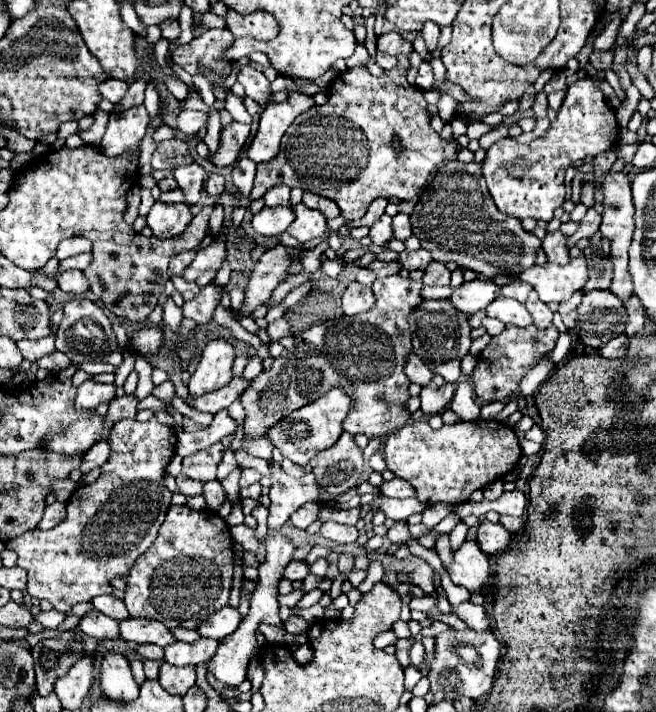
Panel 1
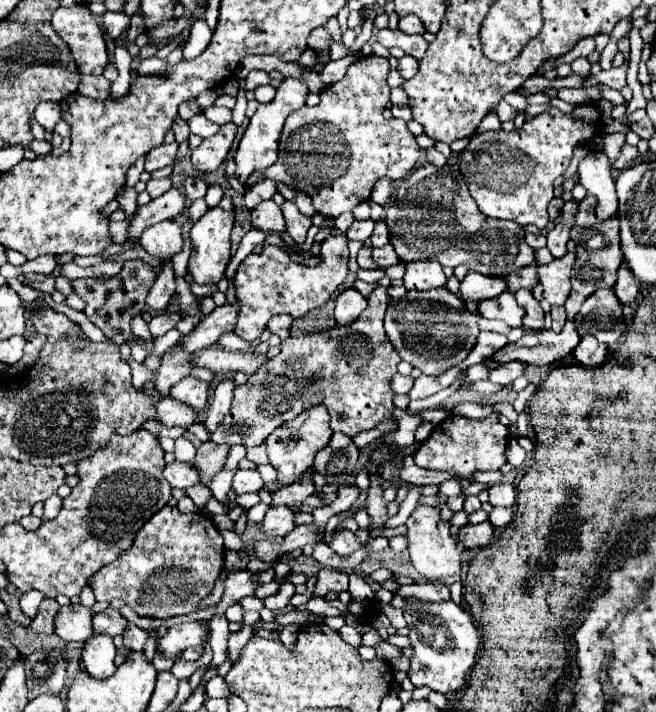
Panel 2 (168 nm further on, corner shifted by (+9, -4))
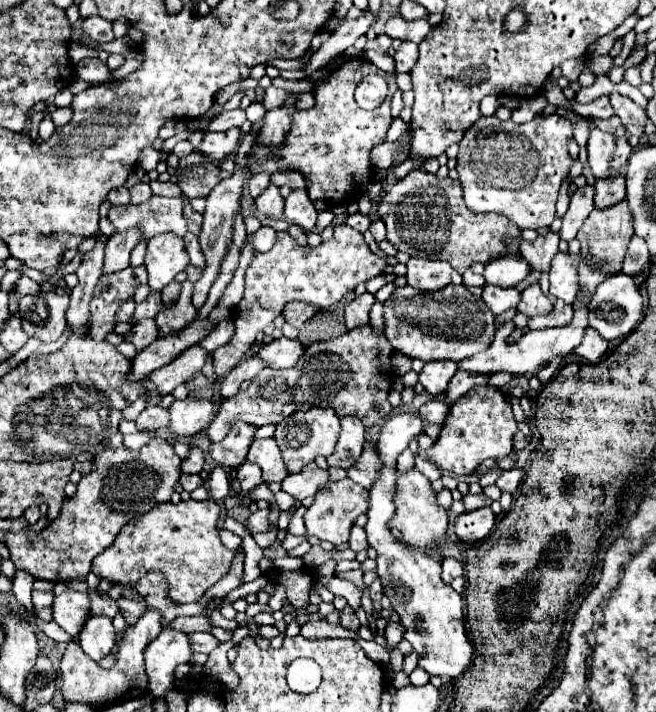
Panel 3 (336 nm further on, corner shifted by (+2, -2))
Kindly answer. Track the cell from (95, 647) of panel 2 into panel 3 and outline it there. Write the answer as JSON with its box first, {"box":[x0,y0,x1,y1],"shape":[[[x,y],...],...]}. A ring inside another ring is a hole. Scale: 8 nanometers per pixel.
{"box":[79,615,115,661],"shape":[[[89,615],[81,629],[79,645],[93,661],[109,655],[115,649],[115,629],[111,619],[105,615]]]}

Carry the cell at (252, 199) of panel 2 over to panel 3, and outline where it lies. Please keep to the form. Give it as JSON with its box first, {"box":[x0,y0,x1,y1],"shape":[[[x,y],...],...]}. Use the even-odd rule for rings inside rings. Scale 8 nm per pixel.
{"box":[249,173,269,199],"shape":[[[257,173],[257,175],[251,175],[249,179],[249,195],[253,199],[257,199],[257,195],[261,195],[261,191],[269,185],[269,175],[265,173]]]}

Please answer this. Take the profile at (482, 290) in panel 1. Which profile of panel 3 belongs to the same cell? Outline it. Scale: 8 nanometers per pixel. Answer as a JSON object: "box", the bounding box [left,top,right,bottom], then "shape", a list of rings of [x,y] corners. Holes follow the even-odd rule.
{"box":[485,255,531,287],"shape":[[[505,255],[501,259],[491,261],[485,267],[485,281],[499,287],[515,287],[529,275],[531,267],[521,259],[521,255]]]}

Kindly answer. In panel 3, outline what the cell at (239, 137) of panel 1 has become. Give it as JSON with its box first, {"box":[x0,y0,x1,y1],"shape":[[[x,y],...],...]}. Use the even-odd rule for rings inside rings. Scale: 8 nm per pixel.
{"box":[199,129,239,161],"shape":[[[229,129],[223,133],[209,131],[209,133],[205,133],[199,149],[201,149],[201,153],[213,157],[215,161],[223,161],[235,151],[237,143],[239,143],[239,129]]]}

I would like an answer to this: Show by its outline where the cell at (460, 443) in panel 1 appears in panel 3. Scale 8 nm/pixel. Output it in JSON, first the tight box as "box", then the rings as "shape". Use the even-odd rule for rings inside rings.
{"box":[427,385,517,475],"shape":[[[475,385],[451,405],[439,439],[431,449],[427,449],[427,459],[435,463],[441,471],[471,475],[485,459],[509,455],[513,451],[515,433],[517,421],[513,419],[511,405],[505,401],[505,393],[497,387]]]}

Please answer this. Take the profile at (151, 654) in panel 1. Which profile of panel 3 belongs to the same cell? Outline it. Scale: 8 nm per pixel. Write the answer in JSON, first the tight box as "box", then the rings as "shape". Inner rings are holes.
{"box":[117,597,147,625],"shape":[[[119,597],[119,599],[117,599],[117,607],[119,607],[121,615],[125,617],[127,625],[133,625],[133,623],[137,623],[137,619],[143,615],[143,611],[145,611],[145,607],[147,607],[147,605],[145,605],[145,601],[137,603],[135,599]]]}

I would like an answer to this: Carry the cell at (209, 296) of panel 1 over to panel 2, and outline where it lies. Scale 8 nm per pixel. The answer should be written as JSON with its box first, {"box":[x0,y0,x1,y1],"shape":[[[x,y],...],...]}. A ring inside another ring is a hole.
{"box":[148,313,182,337],"shape":[[[158,313],[158,315],[154,315],[154,317],[150,319],[150,323],[148,323],[150,333],[152,333],[154,337],[160,337],[160,335],[164,335],[166,331],[174,329],[180,319],[182,319],[182,313]]]}

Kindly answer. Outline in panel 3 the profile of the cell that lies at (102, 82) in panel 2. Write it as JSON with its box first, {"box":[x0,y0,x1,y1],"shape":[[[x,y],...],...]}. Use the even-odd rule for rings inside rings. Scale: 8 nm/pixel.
{"box":[77,59,109,85],"shape":[[[81,59],[77,63],[77,75],[91,83],[91,85],[99,85],[99,83],[107,83],[109,81],[109,67],[101,61],[101,59]]]}

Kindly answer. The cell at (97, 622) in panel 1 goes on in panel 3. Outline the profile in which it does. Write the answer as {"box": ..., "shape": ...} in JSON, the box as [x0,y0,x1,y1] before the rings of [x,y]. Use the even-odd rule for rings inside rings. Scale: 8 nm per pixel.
{"box":[53,589,89,639],"shape":[[[73,589],[63,591],[53,601],[53,621],[63,627],[73,639],[77,639],[85,619],[89,615],[89,597]]]}

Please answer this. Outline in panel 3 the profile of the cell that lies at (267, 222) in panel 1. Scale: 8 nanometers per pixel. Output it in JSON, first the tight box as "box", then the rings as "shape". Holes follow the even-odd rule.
{"box":[255,183,283,219],"shape":[[[269,183],[269,187],[257,197],[255,205],[261,213],[265,213],[269,217],[275,217],[275,219],[283,217],[283,197],[279,193],[279,187],[273,183]]]}

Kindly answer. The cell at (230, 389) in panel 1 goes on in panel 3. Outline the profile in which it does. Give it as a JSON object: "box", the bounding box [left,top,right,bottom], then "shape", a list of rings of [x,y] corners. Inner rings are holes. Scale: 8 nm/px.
{"box":[137,405,169,431],"shape":[[[159,405],[147,407],[139,417],[137,417],[137,429],[139,431],[157,431],[161,427],[169,425],[169,409],[163,409]]]}

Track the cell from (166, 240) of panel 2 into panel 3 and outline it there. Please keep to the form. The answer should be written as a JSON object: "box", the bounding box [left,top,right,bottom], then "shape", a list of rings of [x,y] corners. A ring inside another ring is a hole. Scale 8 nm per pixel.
{"box":[145,233,189,291],"shape":[[[171,233],[155,235],[153,239],[149,239],[145,253],[145,267],[147,267],[147,283],[151,289],[161,291],[187,265],[189,255],[183,247],[183,239]]]}

